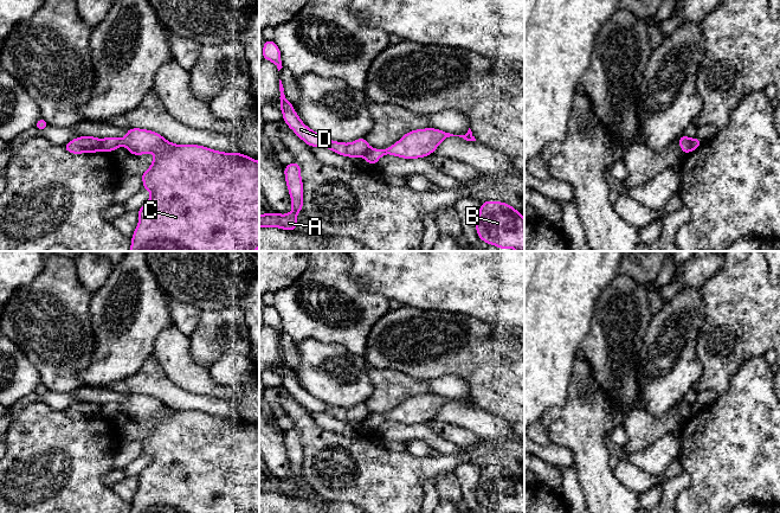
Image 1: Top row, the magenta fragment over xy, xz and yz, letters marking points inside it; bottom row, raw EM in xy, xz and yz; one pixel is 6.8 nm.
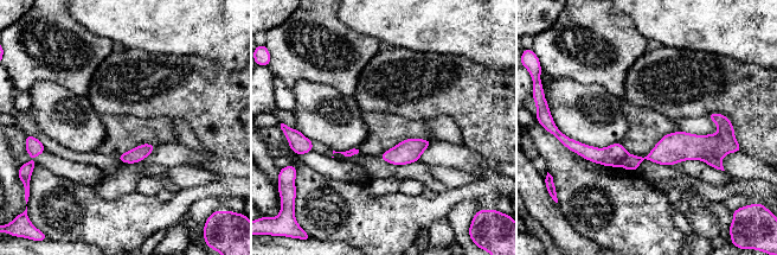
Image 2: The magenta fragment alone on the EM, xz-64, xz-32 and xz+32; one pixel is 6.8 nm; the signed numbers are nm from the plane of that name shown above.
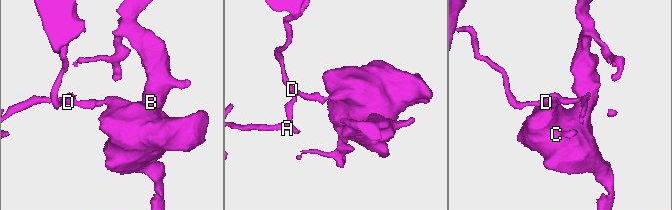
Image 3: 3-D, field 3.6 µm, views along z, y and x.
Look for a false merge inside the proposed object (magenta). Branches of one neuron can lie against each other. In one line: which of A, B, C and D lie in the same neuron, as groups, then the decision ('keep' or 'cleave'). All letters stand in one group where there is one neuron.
A D / B C | cleave

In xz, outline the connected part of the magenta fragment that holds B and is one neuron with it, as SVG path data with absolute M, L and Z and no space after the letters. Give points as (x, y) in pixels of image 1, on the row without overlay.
M484 467L476 487L478 502L497 513L524 513L524 483L507 468Z

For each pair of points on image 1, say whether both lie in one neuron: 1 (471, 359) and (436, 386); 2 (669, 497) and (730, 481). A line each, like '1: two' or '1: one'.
1: two
2: two

